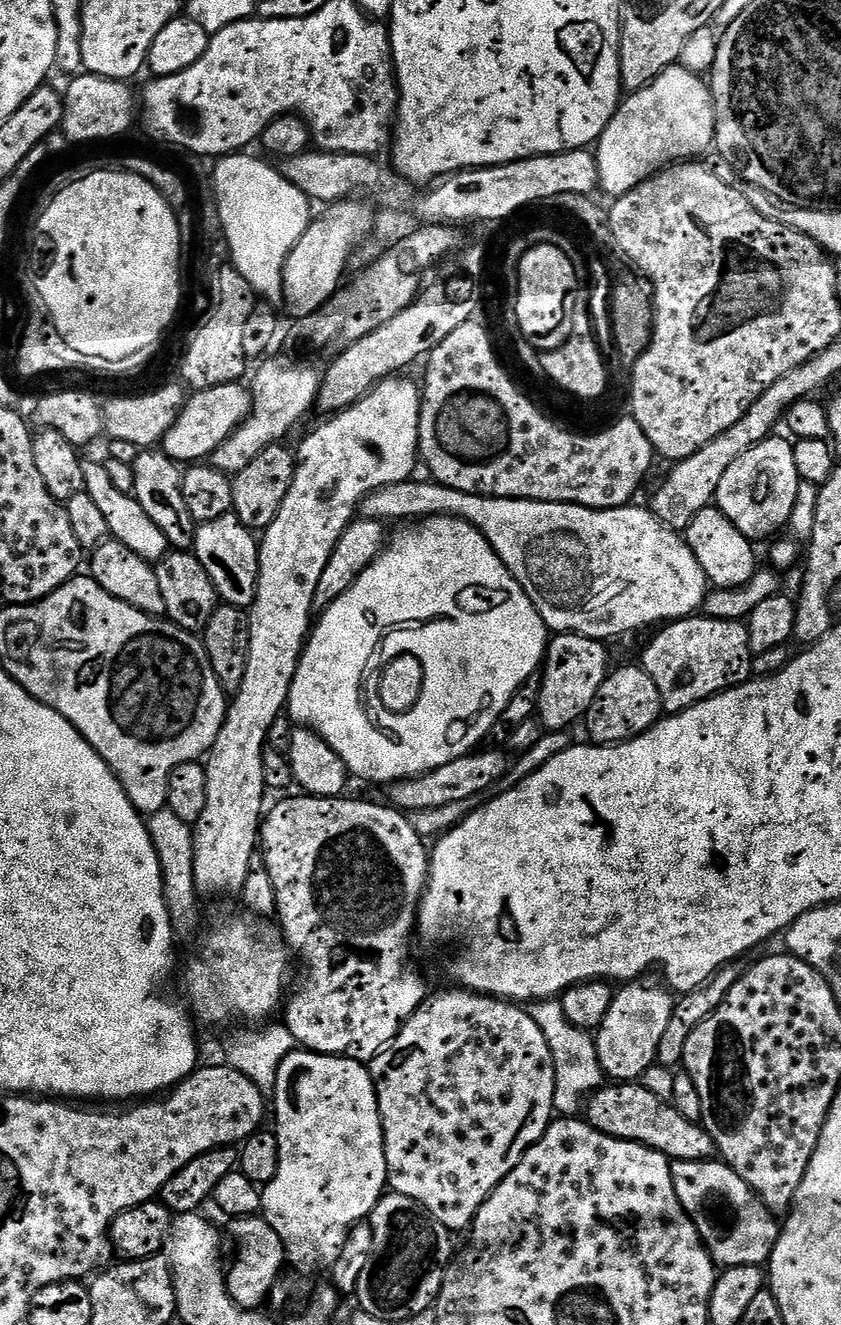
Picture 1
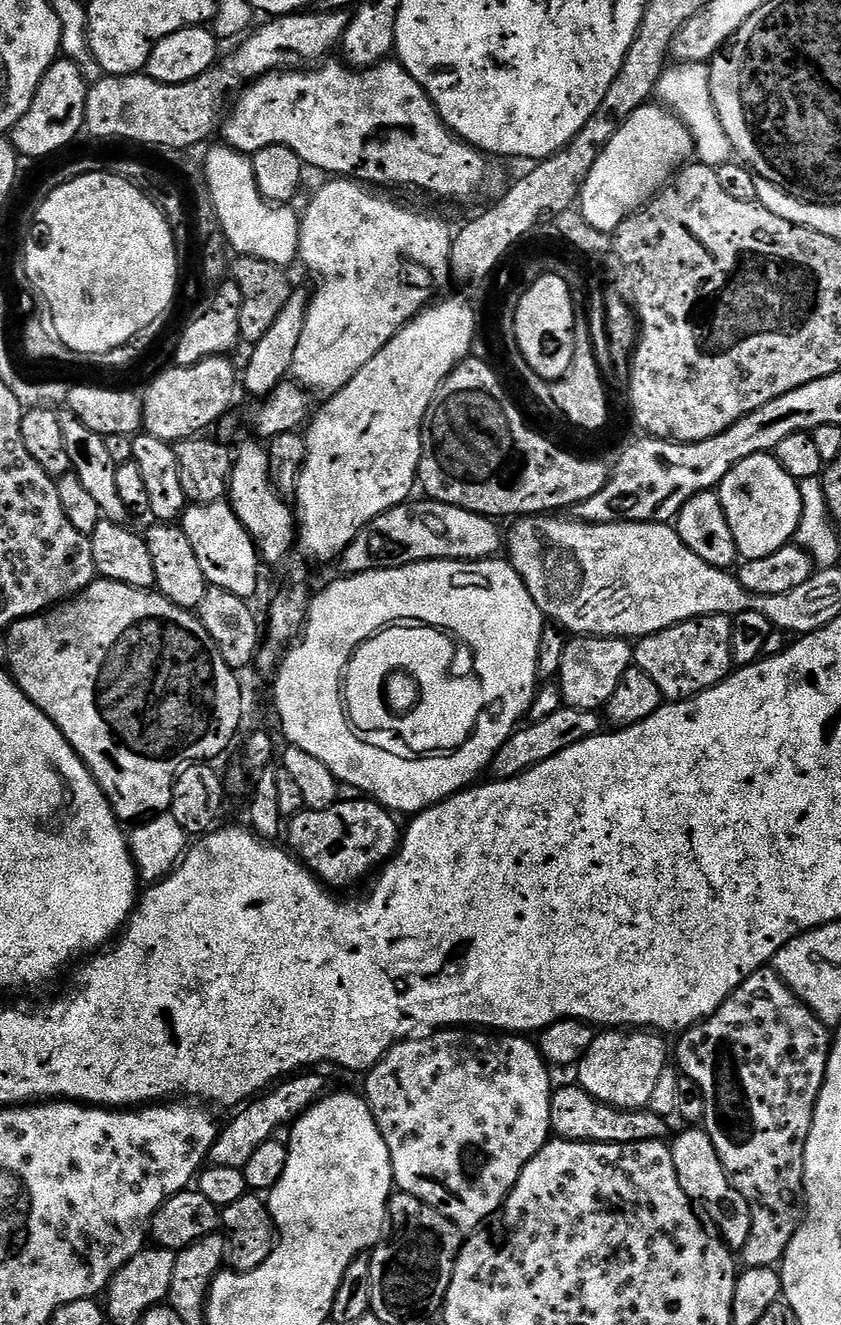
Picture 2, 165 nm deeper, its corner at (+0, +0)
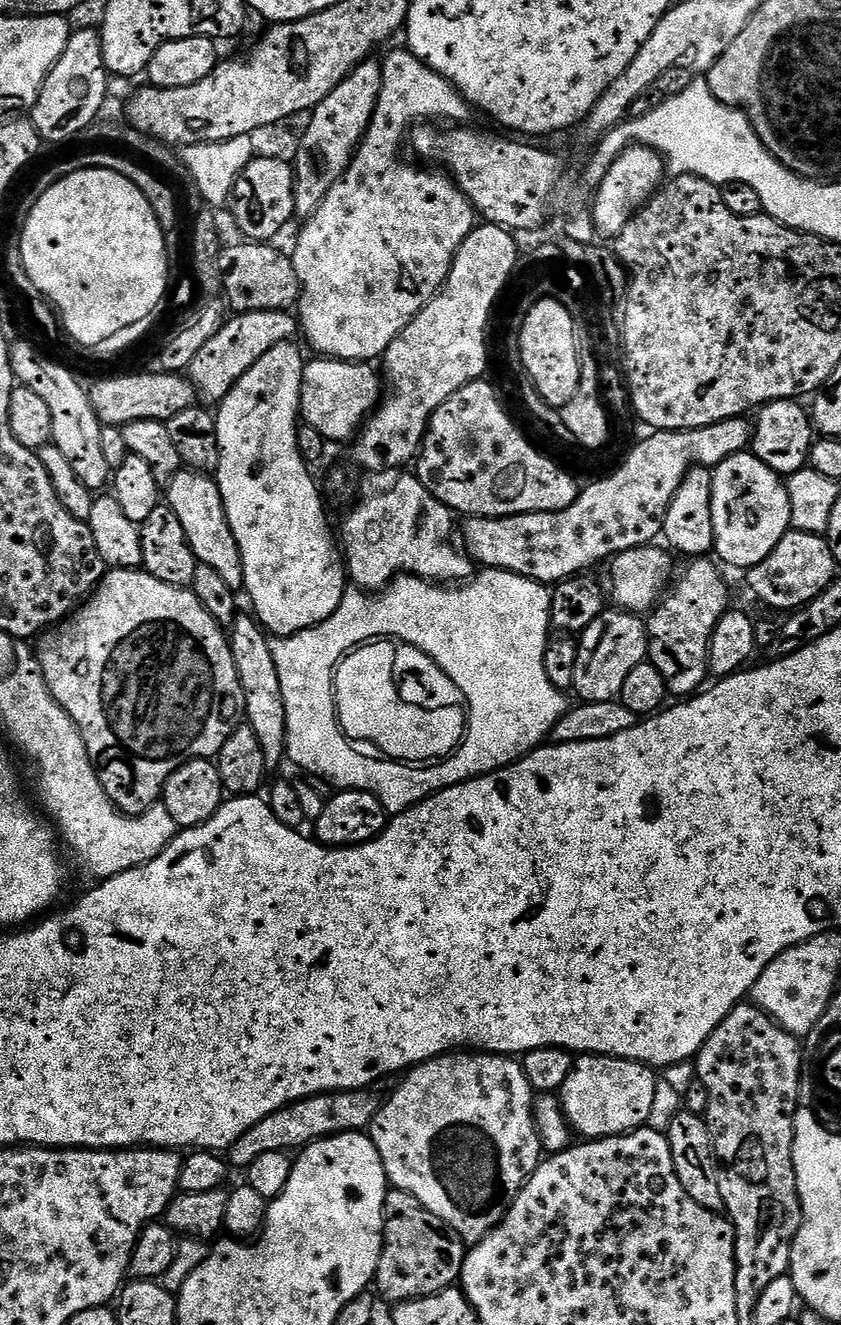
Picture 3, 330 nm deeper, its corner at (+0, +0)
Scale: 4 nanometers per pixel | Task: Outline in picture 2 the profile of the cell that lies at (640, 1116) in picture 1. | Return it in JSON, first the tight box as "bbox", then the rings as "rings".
{"bbox":[550,1083,669,1144],"rings":[[[579,1083],[564,1084],[553,1091],[550,1098],[550,1122],[552,1132],[561,1140],[573,1140],[579,1144],[633,1144],[664,1140],[669,1121],[665,1117],[643,1108],[624,1111],[606,1102],[598,1102]]]}

